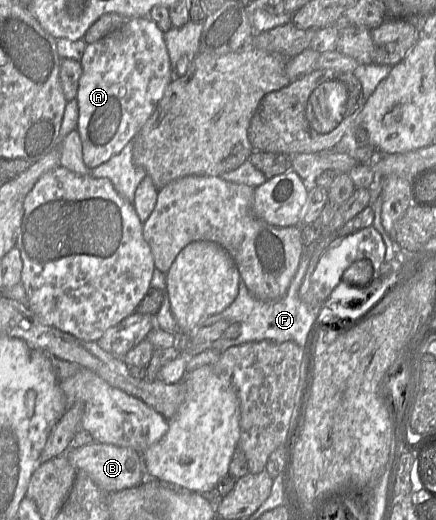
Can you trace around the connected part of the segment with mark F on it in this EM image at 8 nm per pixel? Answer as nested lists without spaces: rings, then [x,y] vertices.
[[[315,241],[312,242],[301,256],[298,270],[293,277],[286,294],[278,300],[263,301],[255,298],[249,292],[245,283],[241,280],[236,299],[221,313],[209,318],[207,325],[218,320],[226,321],[229,324],[237,323],[240,326],[240,334],[232,339],[229,346],[220,347],[220,353],[226,349],[246,344],[249,342],[272,341],[283,343],[292,341],[301,346],[308,353],[314,347],[314,330],[321,308],[308,307],[299,296],[299,288],[307,276],[309,261],[314,251]]]

